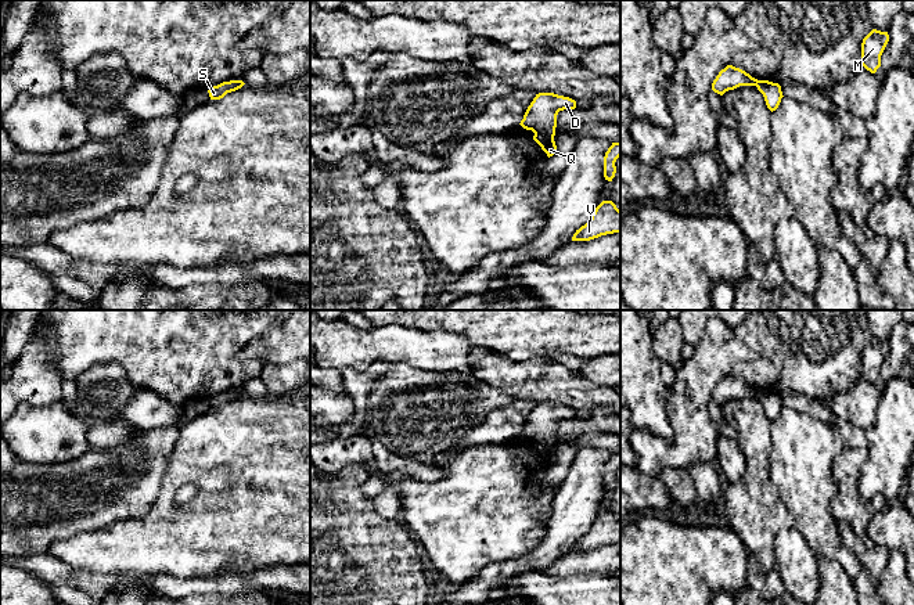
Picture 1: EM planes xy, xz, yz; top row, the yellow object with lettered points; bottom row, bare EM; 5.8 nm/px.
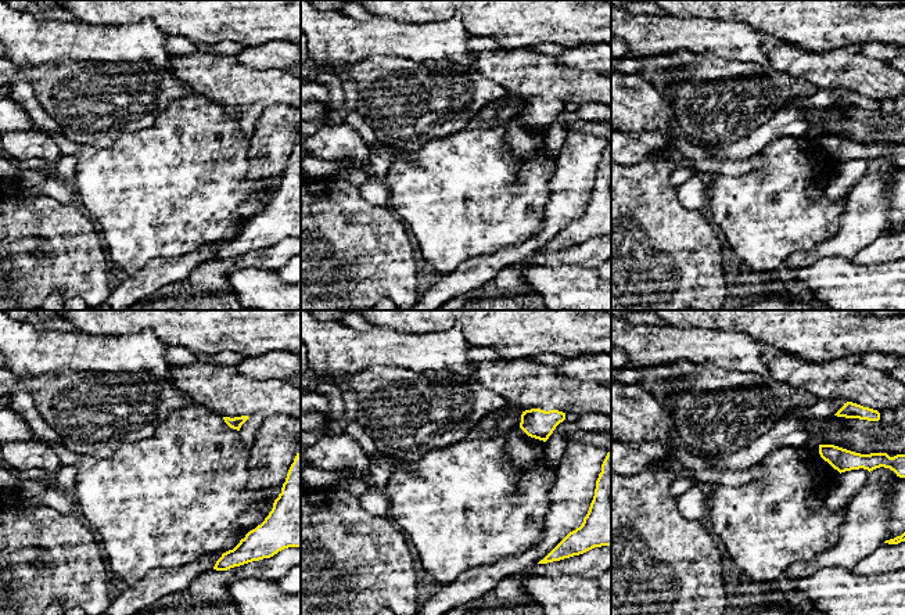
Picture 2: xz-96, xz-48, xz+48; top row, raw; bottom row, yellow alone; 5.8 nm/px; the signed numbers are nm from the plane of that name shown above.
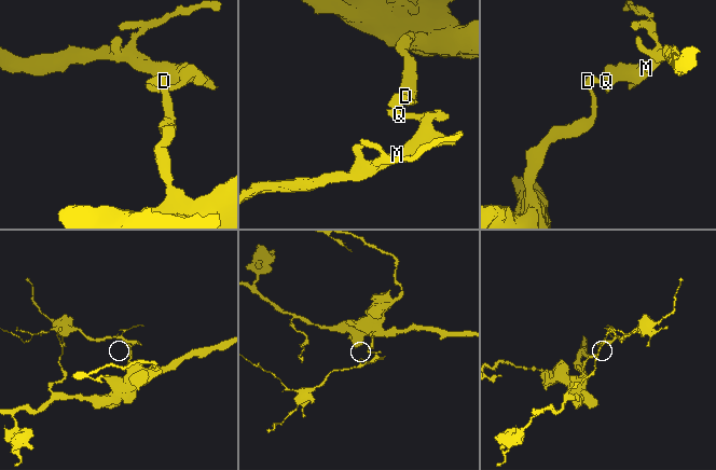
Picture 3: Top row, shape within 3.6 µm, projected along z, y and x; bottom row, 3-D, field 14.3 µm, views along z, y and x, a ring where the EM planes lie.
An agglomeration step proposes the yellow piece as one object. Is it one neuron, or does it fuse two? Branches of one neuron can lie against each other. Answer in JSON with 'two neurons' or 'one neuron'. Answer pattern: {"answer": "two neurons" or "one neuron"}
{"answer": "two neurons"}

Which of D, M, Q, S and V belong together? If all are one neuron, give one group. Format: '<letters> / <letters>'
D / M Q S V

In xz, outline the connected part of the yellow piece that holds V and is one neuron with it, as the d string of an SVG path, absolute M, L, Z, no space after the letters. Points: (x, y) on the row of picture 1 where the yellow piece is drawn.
M602 201L591 215L591 219L582 226L572 237L572 241L590 241L601 235L620 233L620 210L612 201Z

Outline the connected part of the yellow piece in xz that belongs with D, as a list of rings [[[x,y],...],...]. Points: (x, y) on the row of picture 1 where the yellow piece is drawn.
[[[539,93],[528,107],[521,126],[546,138],[554,138],[557,115],[564,109],[575,109],[576,101],[554,93]]]

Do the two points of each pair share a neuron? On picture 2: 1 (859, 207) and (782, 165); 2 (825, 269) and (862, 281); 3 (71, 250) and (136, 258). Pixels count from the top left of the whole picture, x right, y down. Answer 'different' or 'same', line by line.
1: different
2: same
3: different

